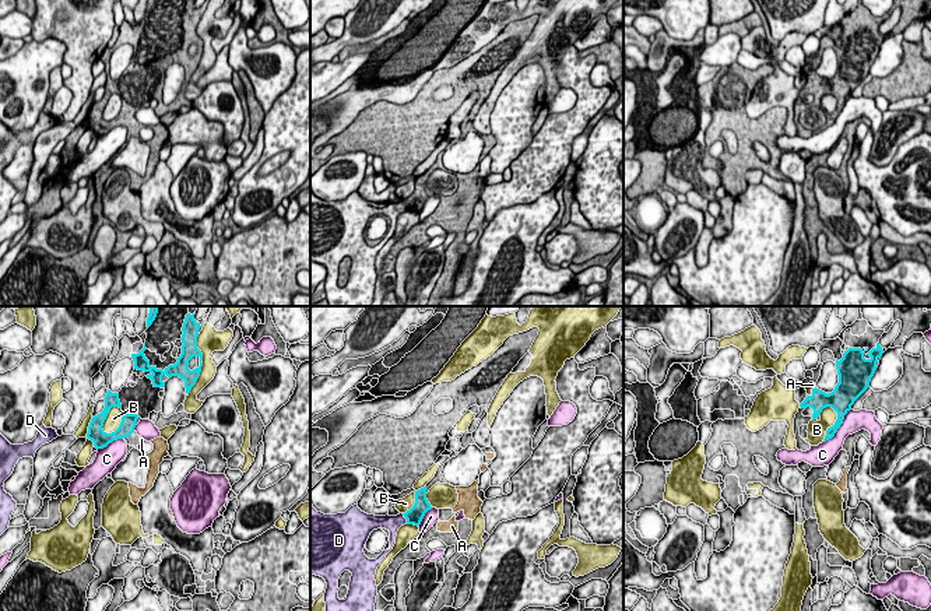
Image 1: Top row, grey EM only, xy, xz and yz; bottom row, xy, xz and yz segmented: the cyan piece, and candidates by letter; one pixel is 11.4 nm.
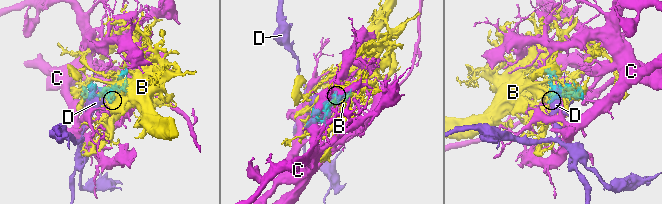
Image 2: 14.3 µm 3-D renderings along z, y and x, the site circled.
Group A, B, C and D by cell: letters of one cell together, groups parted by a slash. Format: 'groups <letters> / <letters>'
groups A / B / C / D

